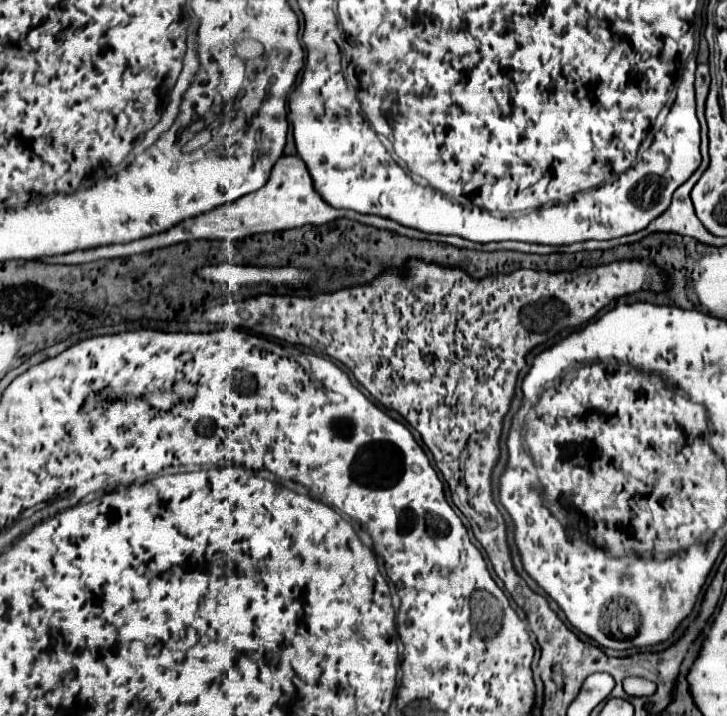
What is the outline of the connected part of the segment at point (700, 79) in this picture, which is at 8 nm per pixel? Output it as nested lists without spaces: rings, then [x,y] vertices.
[[[699,64],[697,72],[695,72],[695,98],[697,98],[697,114],[699,118],[703,118],[703,106],[705,106],[705,98],[709,92],[709,66],[707,64]]]

